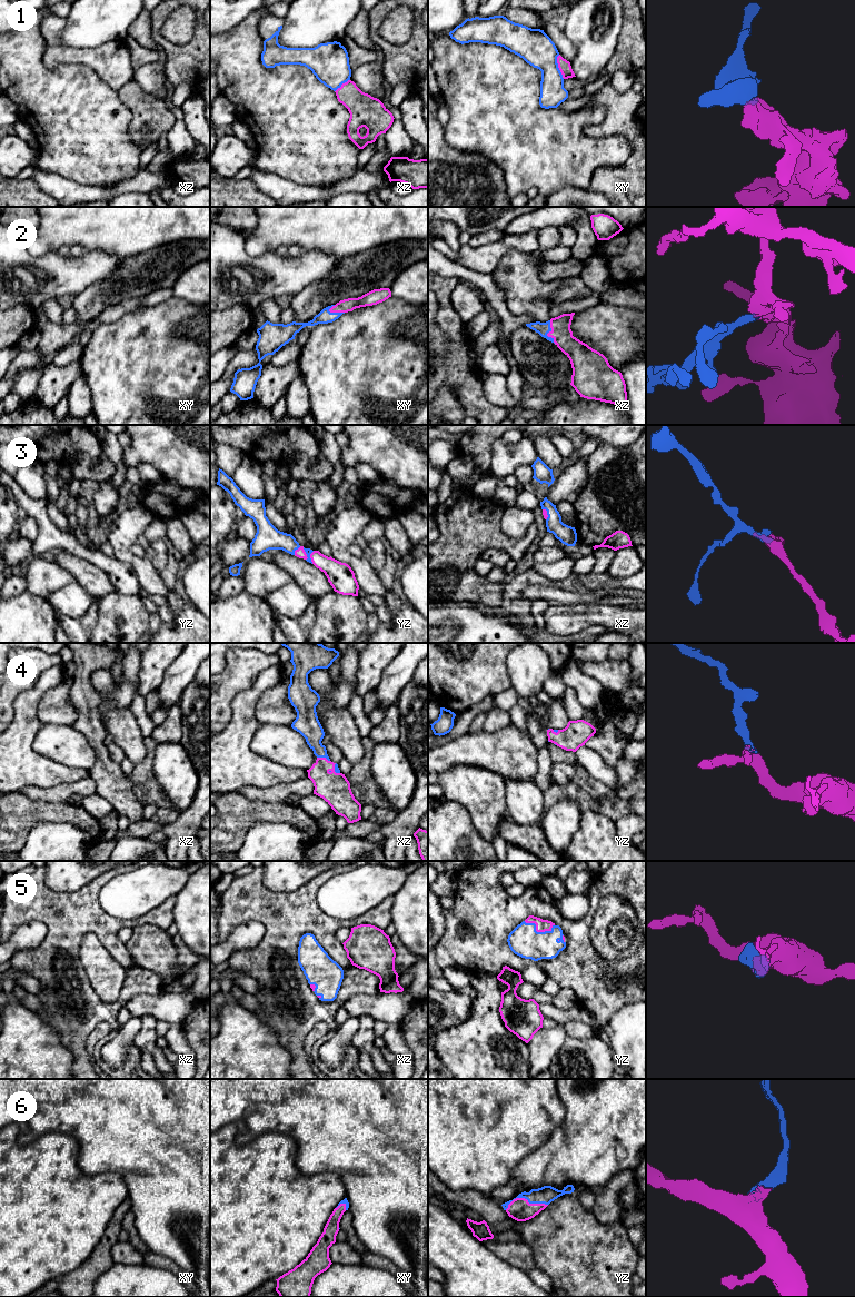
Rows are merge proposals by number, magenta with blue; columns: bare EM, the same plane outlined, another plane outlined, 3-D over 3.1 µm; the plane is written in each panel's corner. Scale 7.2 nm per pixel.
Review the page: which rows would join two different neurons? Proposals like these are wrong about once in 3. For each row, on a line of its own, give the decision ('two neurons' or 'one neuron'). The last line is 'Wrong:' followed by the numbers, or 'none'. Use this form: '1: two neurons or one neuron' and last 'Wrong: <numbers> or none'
1: two neurons
2: one neuron
3: one neuron
4: one neuron
5: one neuron
6: one neuron
Wrong: 1

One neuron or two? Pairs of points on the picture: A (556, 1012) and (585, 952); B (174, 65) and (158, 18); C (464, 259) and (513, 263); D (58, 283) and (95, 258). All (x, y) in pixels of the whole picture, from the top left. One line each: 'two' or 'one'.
A: two
B: one
C: two
D: one

